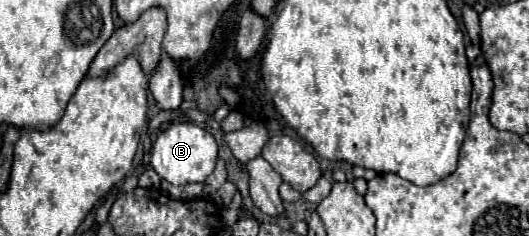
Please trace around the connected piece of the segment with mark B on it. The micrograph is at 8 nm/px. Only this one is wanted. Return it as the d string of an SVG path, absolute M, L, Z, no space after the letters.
M179 123L167 127L165 131L159 133L151 149L151 165L155 173L175 187L205 181L213 173L215 161L217 161L217 143L213 135L195 123Z

